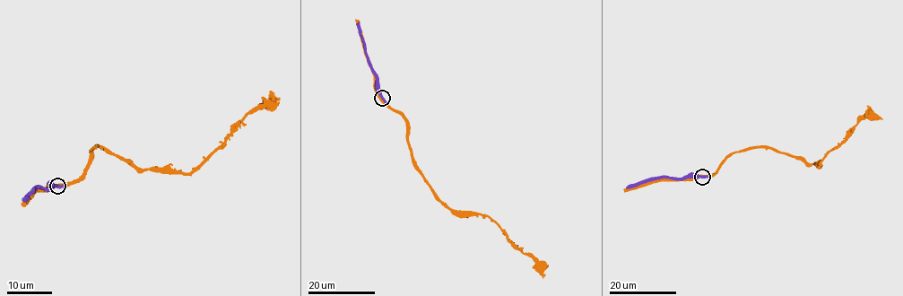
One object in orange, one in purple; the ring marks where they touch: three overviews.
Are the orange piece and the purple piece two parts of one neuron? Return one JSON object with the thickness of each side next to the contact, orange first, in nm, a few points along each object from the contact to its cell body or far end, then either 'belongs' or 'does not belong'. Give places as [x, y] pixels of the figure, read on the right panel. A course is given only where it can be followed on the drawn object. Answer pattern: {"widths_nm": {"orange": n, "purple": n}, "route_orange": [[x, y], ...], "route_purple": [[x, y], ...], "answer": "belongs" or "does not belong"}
{"widths_nm": {"orange": 480, "purple": 420}, "route_orange": [[703, 177], [709, 177], [734, 152], [756, 147], [771, 147], [817, 167], [862, 118], [879, 117], [882, 119]], "route_purple": [[702, 177], [660, 178], [626, 187]], "answer": "does not belong"}

